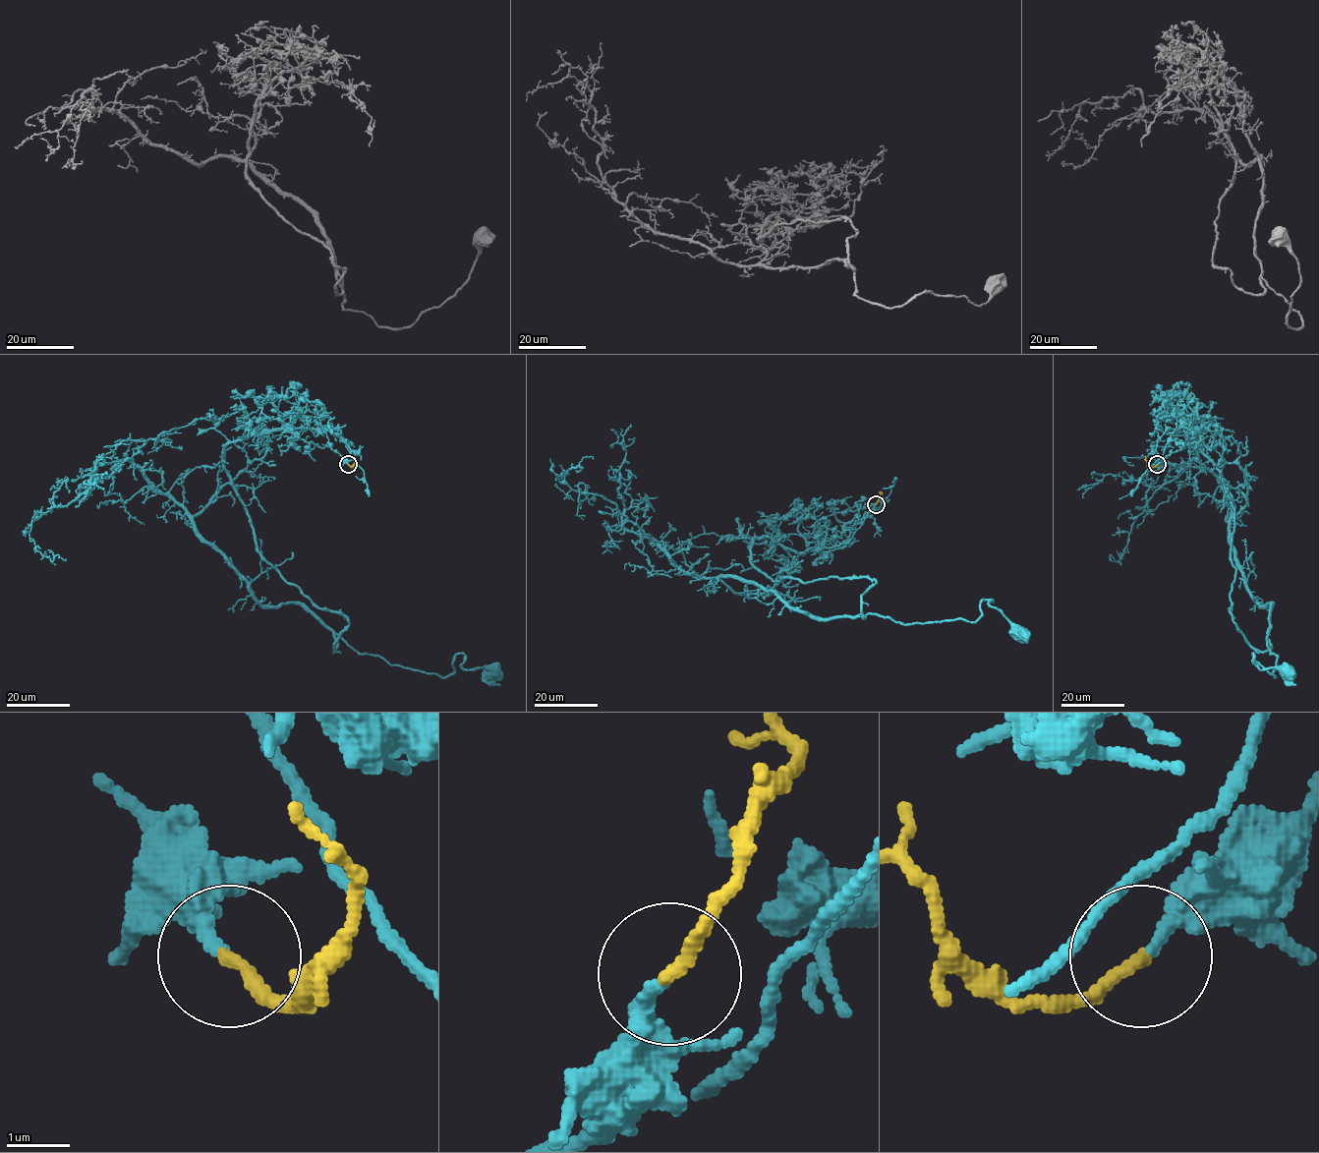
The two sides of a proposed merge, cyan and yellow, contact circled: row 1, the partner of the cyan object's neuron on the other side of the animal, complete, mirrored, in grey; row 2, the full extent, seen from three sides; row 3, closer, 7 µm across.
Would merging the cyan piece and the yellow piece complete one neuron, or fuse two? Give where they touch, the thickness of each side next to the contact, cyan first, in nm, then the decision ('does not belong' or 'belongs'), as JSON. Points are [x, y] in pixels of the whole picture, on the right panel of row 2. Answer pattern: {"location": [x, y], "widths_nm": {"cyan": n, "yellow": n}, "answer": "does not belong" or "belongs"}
{"location": [1157, 464], "widths_nm": {"cyan": 220, "yellow": 240}, "answer": "belongs"}

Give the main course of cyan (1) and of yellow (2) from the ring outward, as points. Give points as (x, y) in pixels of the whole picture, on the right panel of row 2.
1: (1158, 465), (1219, 431), (1246, 478), (1230, 545), (1246, 589), (1272, 604), (1275, 676), (1253, 661), (1290, 671)
2: (1158, 465), (1150, 466), (1145, 457)

